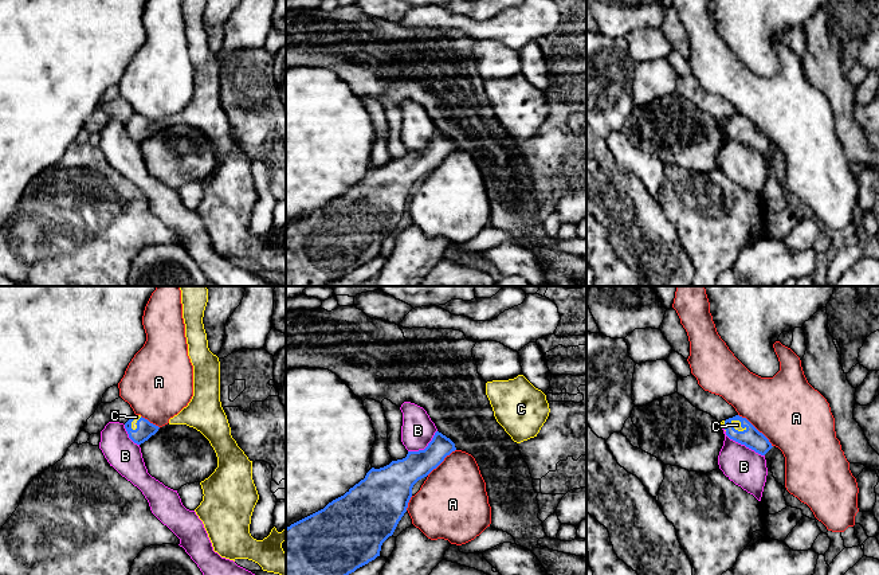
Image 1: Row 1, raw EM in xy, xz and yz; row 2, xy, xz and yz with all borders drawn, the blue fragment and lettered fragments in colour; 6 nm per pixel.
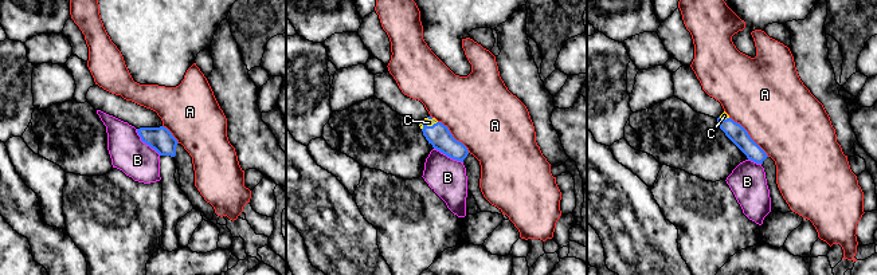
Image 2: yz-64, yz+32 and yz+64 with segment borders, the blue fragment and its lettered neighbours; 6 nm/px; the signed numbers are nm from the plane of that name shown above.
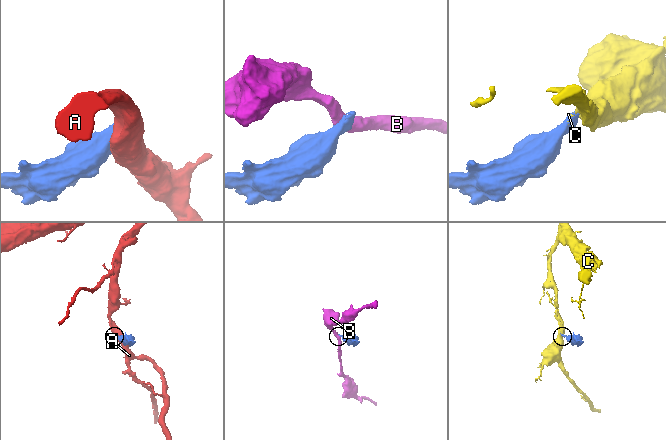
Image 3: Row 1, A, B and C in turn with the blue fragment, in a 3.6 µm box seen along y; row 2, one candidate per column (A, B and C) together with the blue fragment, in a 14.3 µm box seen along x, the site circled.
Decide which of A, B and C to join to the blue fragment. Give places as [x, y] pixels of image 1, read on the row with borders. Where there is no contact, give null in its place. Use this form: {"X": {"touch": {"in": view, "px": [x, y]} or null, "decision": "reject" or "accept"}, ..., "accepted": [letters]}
{"A": {"touch": {"in": "yz", "px": [756, 429]}, "decision": "reject"}, "B": {"touch": {"in": "yz", "px": [744, 444]}, "decision": "reject"}, "C": {"touch": {"in": "yz", "px": [740, 421]}, "decision": "accept"}, "accepted": ["C"]}

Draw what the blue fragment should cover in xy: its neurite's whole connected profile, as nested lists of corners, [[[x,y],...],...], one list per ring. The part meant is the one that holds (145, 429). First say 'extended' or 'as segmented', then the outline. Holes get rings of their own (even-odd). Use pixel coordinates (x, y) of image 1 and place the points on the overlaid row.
extended | [[[133,415],[126,423],[125,429],[129,434],[129,438],[141,445],[148,441],[152,435],[158,431],[158,426],[150,423],[148,419],[142,418],[141,415]]]

